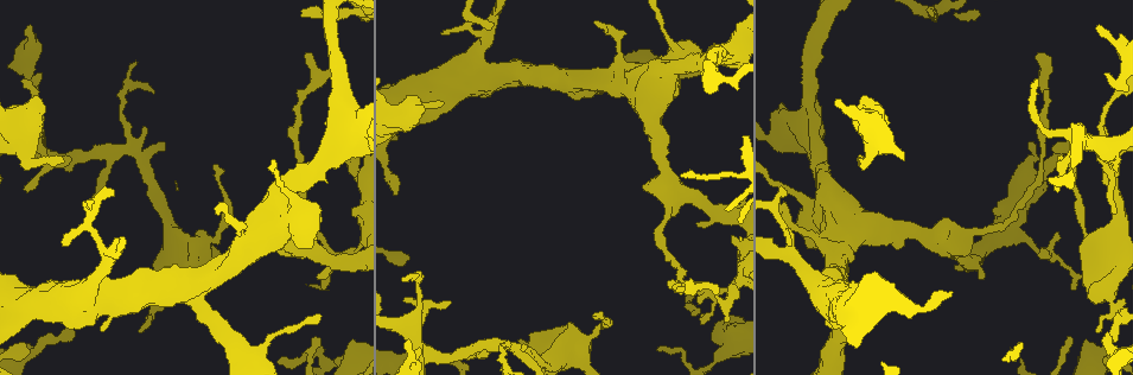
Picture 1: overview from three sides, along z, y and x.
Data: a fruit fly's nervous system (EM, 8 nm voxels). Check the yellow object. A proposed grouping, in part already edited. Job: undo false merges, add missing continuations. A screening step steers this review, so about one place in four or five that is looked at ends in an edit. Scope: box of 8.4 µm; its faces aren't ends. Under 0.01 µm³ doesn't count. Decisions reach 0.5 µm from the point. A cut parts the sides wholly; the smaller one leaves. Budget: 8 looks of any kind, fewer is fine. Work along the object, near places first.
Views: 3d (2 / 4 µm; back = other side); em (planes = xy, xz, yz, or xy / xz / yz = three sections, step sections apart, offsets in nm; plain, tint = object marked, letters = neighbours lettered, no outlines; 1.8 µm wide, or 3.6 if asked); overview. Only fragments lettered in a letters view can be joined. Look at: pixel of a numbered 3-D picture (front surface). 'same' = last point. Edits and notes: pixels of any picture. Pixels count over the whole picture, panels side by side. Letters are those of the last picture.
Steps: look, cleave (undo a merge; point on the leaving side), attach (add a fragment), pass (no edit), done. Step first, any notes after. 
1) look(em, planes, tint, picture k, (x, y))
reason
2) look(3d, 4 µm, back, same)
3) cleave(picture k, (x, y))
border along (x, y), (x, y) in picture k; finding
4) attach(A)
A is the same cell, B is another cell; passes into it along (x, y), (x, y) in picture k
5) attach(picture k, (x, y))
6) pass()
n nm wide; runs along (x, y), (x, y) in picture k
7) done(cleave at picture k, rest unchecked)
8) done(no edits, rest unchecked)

look(3d, 4 µm, picture 1, (654, 99))
thick turns thin

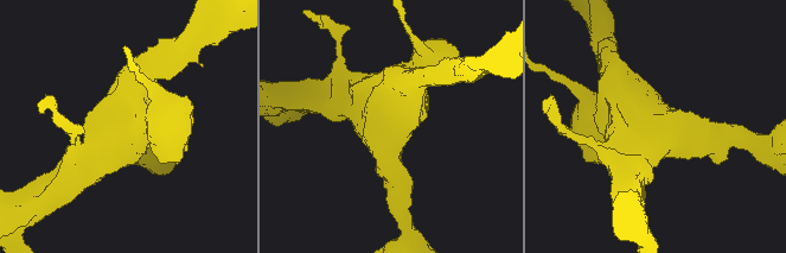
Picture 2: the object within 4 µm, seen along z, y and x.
look(em, planes, letters, picture 2, (659, 132))

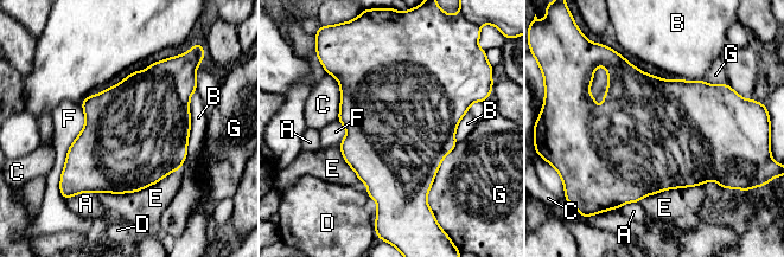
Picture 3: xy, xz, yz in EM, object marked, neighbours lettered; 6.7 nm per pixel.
pass()
A, B, C, D, E, F and G are other cells; border along (82, 103), (84, 126), (59, 180) in picture 3; all the same neuron

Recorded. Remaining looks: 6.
look(em, planes, letters, picture 1, (140, 328))
an open end

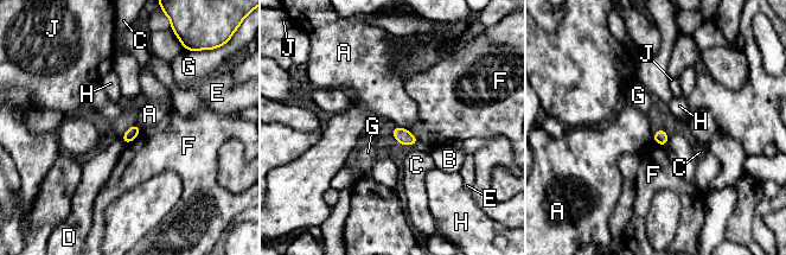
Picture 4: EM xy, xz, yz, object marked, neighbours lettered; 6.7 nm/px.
pass()
F touches over 150 nm; A, B, C, D, E, F, G, H and J are other cells; border along (396, 125), (408, 131) in picture 4; none of them fits

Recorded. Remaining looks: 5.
look(em, planes, letters, picture 1, (420, 350))

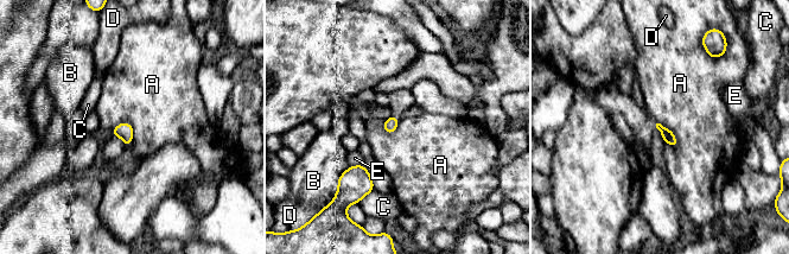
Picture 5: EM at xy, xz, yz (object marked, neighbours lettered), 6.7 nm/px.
pass()
A, B, C, D and E are other cells; border along (656, 122), (672, 132), (676, 148) in picture 5; no lettered fragment goes on from it

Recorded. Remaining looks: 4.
look(em, planes, tint, picture 1, (670, 192))
abrupt turn

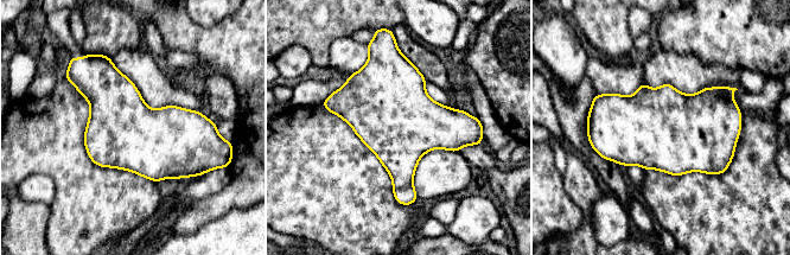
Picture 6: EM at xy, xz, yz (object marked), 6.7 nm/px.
look(em, planes, letters, same)
what lies round it

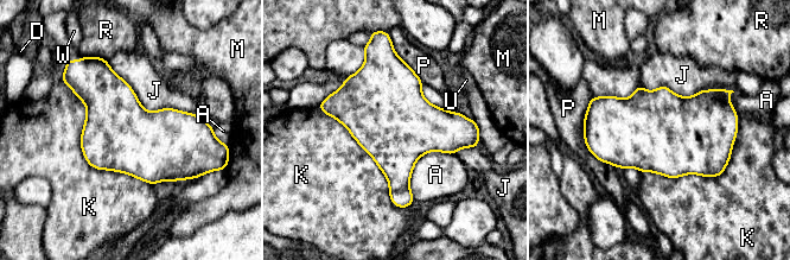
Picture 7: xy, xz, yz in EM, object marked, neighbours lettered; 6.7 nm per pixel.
pass()
500 nm wide; A, D, J, K, M, P, R, U and W are other cells; border along (106, 61), (147, 111), (193, 114) in picture 7; all the same neuron

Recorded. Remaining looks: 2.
done(no edits, rest unchecked)

